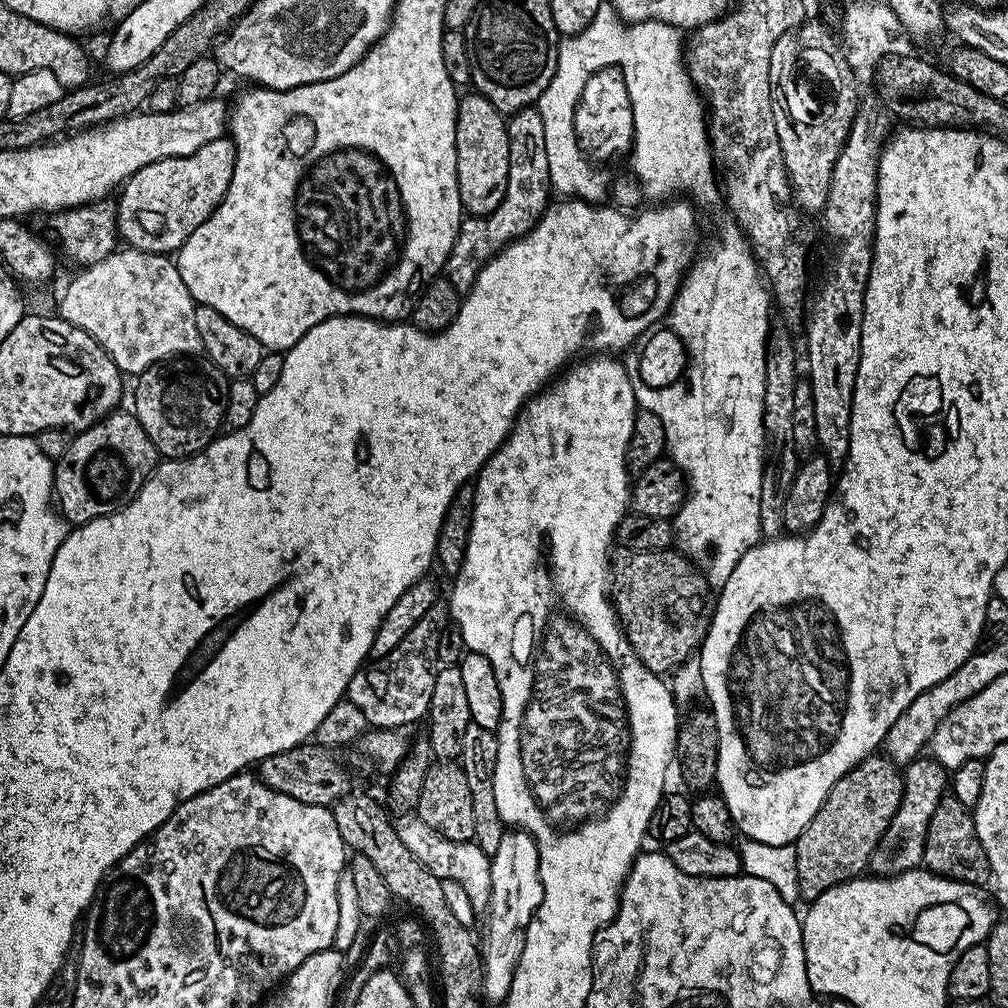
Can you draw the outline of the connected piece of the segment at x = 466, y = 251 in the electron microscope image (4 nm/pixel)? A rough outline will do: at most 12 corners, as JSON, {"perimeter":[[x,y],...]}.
{"perimeter":[[539,107],[506,123],[510,174],[490,214],[461,219],[446,278],[461,294],[540,221],[550,162]]}

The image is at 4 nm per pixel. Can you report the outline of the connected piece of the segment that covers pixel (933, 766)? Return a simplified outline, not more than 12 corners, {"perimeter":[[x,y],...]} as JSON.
{"perimeter":[[937,760],[903,769],[902,802],[868,868],[879,877],[923,865],[930,818],[949,773]]}

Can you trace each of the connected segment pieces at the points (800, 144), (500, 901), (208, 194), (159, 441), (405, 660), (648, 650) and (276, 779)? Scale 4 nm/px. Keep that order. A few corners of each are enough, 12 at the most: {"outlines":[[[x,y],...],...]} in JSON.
{"outlines":[[[837,33],[772,42],[776,140],[801,209],[828,200],[856,113]],[[531,836],[491,853],[479,952],[485,1001],[503,1002],[544,900]],[[231,139],[142,166],[118,236],[175,254],[232,185]],[[173,358],[135,377],[131,407],[161,457],[216,439],[226,377]],[[437,602],[386,658],[350,678],[346,699],[372,728],[427,717],[438,640]],[[676,550],[610,556],[610,599],[657,674],[710,623],[703,572]],[[315,742],[270,754],[258,775],[296,801],[331,807],[354,786]]]}

